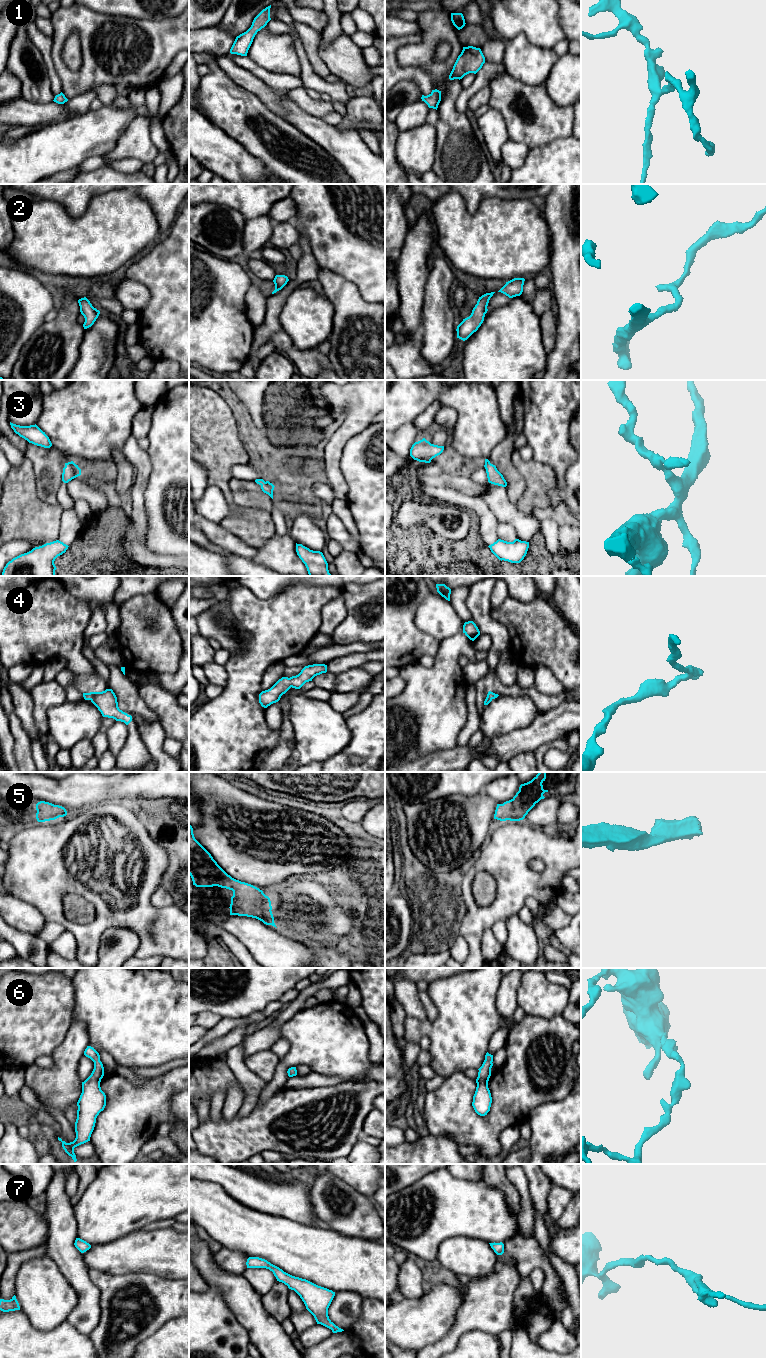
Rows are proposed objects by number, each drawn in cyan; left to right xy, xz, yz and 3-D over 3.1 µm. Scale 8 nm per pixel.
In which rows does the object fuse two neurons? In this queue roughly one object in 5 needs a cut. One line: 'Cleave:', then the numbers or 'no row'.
Cleave: no row

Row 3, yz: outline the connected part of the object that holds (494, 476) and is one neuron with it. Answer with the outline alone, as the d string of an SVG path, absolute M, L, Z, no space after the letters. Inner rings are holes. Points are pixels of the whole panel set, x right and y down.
M485 459L484 465L487 473L488 482L494 485L506 487L507 482L503 475L497 470L496 466L491 464L488 459Z

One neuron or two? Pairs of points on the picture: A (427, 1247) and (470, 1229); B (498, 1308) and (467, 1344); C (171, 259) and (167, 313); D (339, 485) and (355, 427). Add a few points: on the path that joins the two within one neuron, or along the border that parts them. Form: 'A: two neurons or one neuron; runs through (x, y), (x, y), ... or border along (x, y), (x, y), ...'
A: one neuron; runs through (438, 1236), (445, 1229), (459, 1229)
B: two neurons; border along (495, 1334), (481, 1330), (468, 1330), (457, 1339)
C: one neuron; runs through (171, 272), (171, 300)
D: one neuron; runs through (333, 470), (333, 449), (340, 440)

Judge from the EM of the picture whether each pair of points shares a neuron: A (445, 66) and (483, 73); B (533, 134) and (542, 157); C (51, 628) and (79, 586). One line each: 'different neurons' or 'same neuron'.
A: different neurons
B: different neurons
C: different neurons

